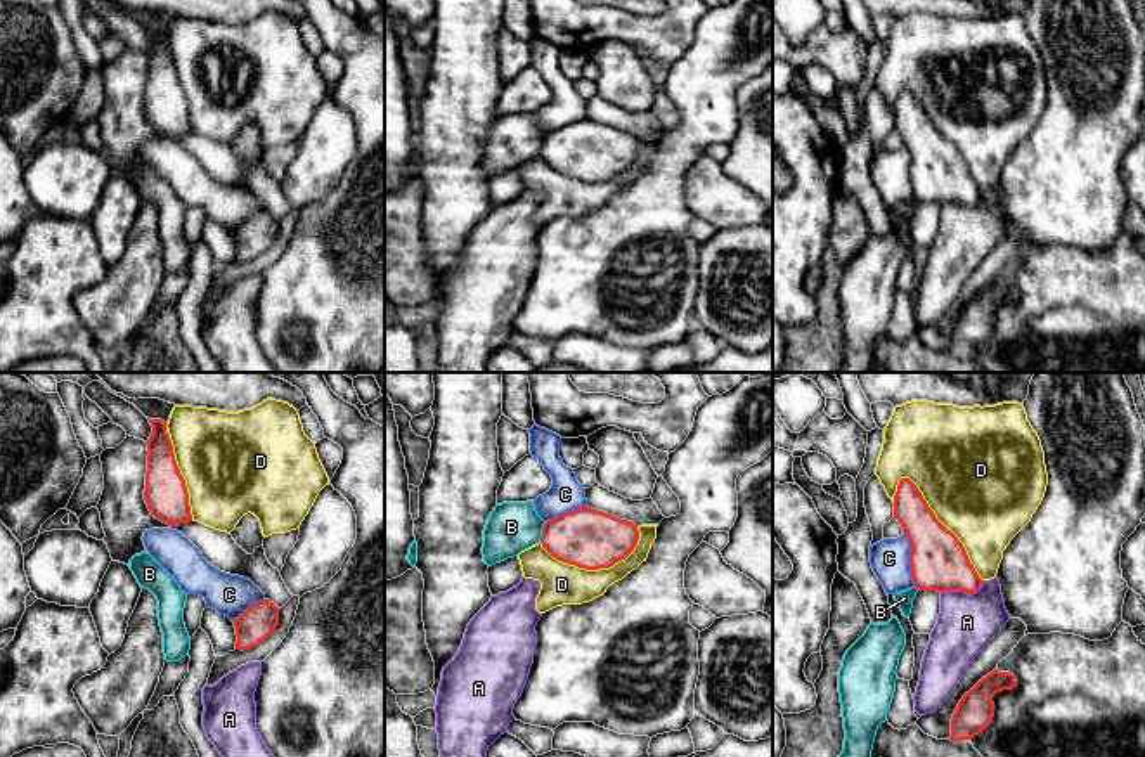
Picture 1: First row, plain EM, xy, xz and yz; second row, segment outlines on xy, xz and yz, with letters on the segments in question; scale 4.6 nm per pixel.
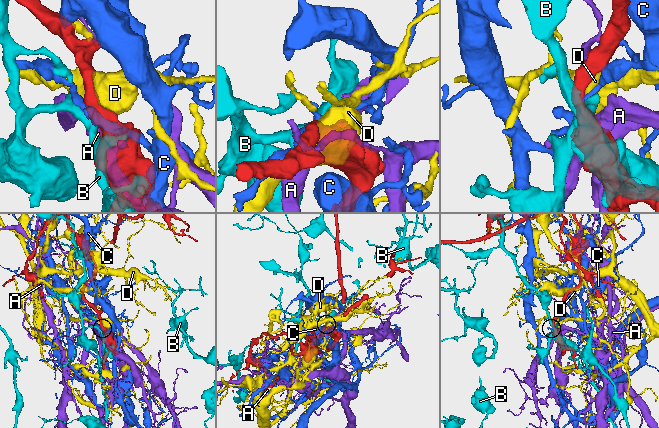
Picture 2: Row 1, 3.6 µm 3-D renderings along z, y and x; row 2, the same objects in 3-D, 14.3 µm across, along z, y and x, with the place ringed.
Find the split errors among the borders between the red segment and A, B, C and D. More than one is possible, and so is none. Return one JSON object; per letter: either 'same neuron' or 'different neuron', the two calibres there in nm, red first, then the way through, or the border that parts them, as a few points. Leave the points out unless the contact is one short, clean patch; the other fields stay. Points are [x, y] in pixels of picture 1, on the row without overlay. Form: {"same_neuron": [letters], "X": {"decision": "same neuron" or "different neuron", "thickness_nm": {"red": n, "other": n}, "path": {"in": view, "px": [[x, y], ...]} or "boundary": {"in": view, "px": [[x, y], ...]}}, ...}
{"same_neuron": [], "A": {"decision": "different neuron", "thickness_nm": {"red": 260, "other": 280}}, "B": {"decision": "different neuron", "thickness_nm": {"red": 280, "other": 240}, "boundary": {"in": "xz", "px": [[546, 134], [539, 153]]}}, "C": {"decision": "different neuron", "thickness_nm": {"red": 260, "other": 180}}, "D": {"decision": "different neuron", "thickness_nm": {"red": 260, "other": 500}}}

